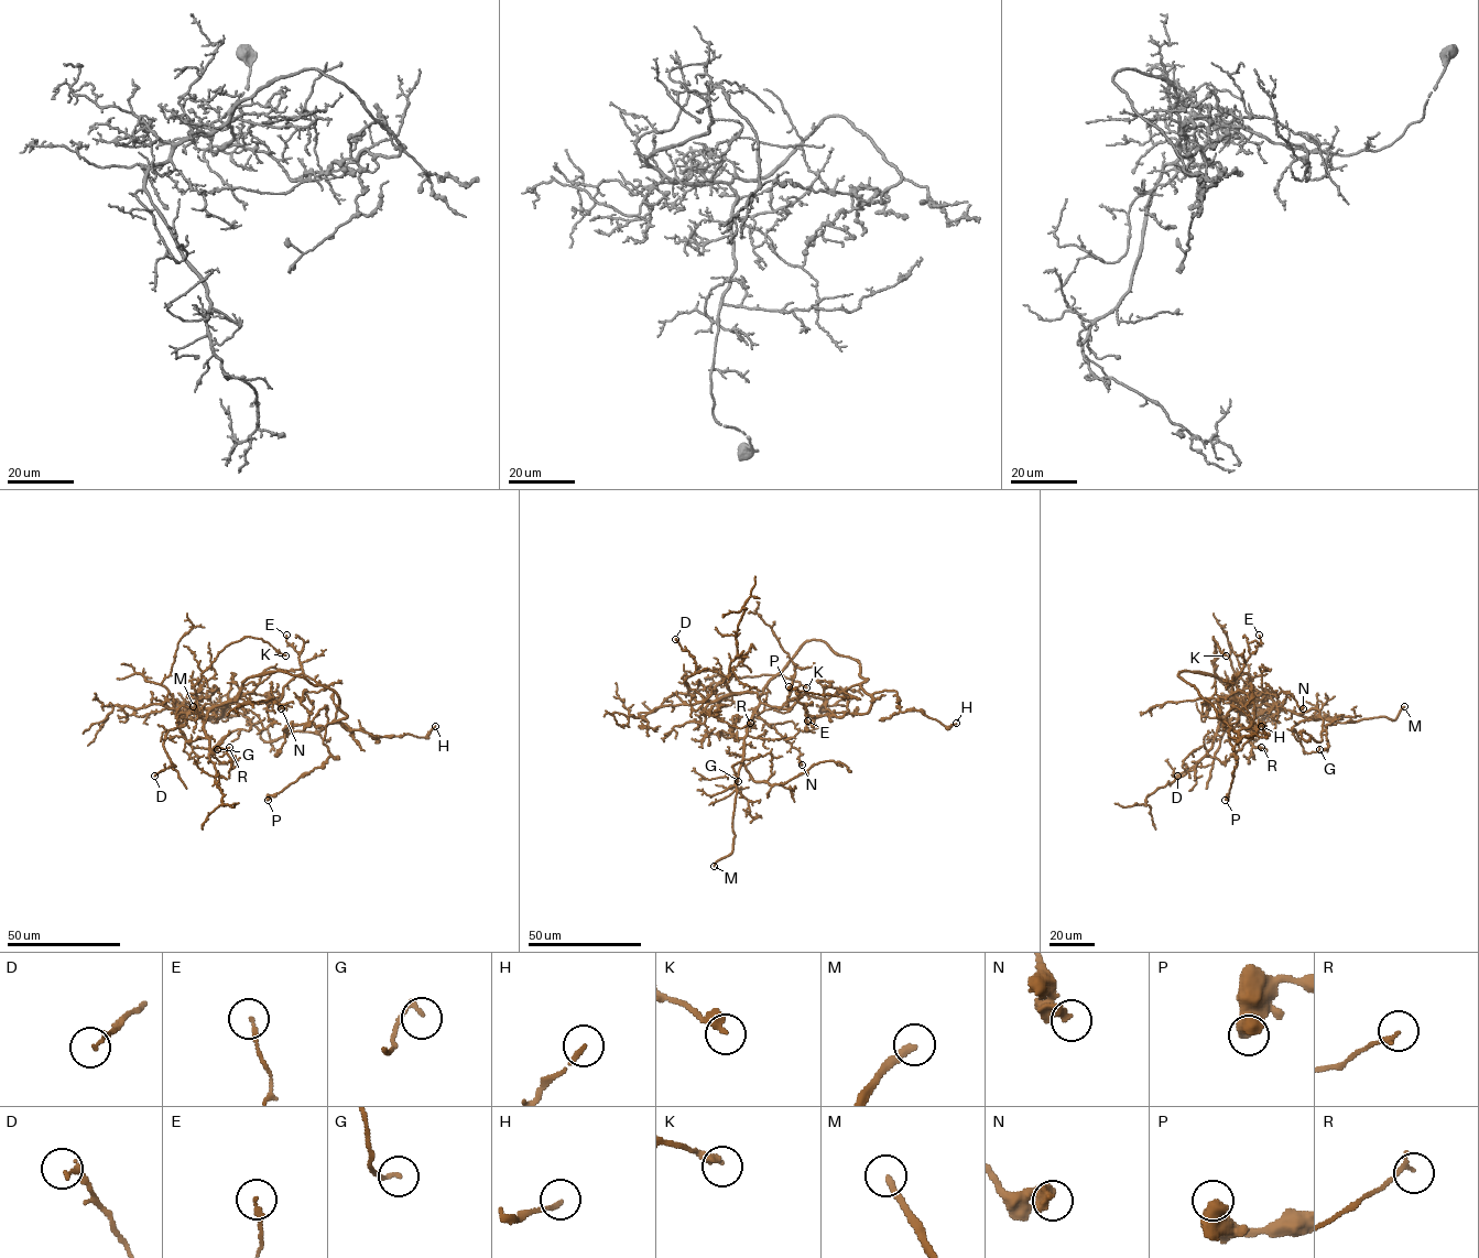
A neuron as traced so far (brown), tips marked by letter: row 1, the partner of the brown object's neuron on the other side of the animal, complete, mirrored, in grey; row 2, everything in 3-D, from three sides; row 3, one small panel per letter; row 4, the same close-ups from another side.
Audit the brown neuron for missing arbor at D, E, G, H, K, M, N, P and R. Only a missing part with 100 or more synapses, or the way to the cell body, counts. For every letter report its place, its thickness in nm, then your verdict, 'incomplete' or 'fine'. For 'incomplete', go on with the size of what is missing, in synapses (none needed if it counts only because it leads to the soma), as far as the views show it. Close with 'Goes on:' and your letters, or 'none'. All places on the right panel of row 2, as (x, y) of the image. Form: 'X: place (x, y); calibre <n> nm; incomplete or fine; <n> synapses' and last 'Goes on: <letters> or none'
D: place (1177, 776); calibre 170 nm; fine
E: place (1259, 635); calibre 170 nm; fine
G: place (1319, 749); calibre 150 nm; fine
H: place (1261, 726); calibre 160 nm; fine
K: place (1226, 655); calibre 300 nm; fine
M: place (1404, 706); calibre 260 nm; incomplete
N: place (1303, 708); calibre 320 nm; fine
P: place (1225, 800); calibre 600 nm; fine
R: place (1261, 747); calibre 160 nm; fine
Goes on: M

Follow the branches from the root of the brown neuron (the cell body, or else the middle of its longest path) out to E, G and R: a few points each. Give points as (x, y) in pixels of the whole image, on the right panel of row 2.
E: (1193, 671), (1222, 679), (1247, 702), (1235, 700), (1232, 685), (1259, 646), (1259, 635)
G: (1193, 671), (1222, 679), (1239, 697), (1296, 713), (1317, 708), (1318, 717), (1291, 730), (1304, 751), (1319, 749)
R: (1193, 671), (1216, 675), (1230, 686), (1235, 696), (1232, 706), (1250, 722), (1251, 743), (1261, 747)

